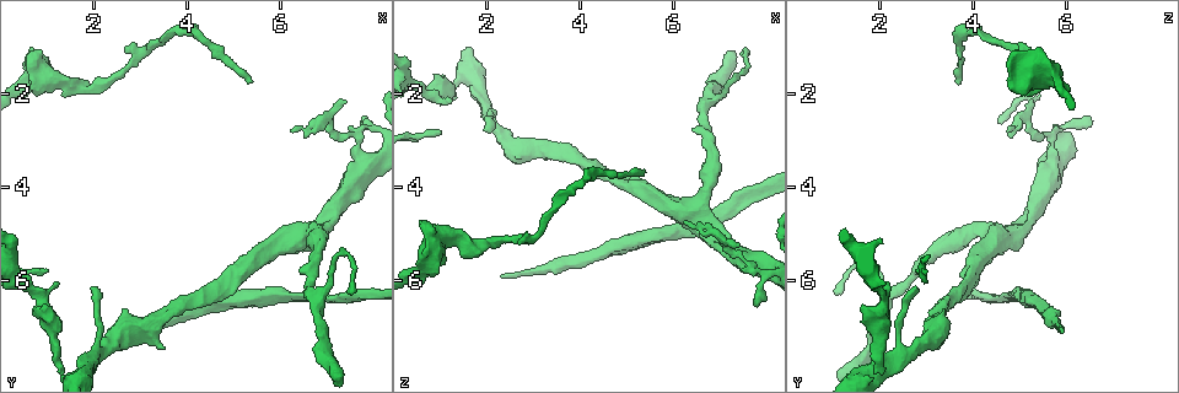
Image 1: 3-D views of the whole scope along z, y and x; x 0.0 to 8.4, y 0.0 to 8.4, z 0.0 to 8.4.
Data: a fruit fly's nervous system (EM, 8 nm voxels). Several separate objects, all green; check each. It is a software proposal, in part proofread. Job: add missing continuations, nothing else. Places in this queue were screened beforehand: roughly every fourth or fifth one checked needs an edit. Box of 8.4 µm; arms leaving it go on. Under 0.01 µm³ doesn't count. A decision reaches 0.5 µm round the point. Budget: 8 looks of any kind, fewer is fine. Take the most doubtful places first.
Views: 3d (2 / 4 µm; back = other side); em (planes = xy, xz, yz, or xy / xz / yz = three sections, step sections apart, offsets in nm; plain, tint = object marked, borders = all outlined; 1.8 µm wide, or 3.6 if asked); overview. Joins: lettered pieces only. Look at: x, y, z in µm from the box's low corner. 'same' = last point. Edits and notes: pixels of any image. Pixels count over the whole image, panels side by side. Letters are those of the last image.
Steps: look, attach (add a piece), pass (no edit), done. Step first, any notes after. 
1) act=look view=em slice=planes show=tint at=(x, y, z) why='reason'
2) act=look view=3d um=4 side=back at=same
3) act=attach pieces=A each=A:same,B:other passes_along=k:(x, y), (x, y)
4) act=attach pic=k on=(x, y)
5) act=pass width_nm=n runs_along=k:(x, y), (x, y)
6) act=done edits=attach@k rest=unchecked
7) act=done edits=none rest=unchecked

act=look view=em slice=planes show=plain at=(1.15, 6.00, 2.20) why='branch stops here'

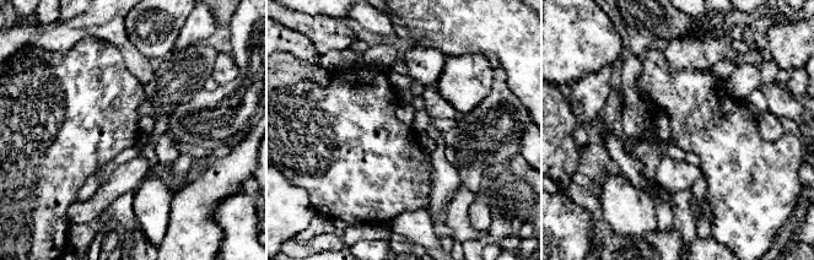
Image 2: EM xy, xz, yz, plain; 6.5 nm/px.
act=look view=em slice=planes show=borders at=same why='see the neighbours'

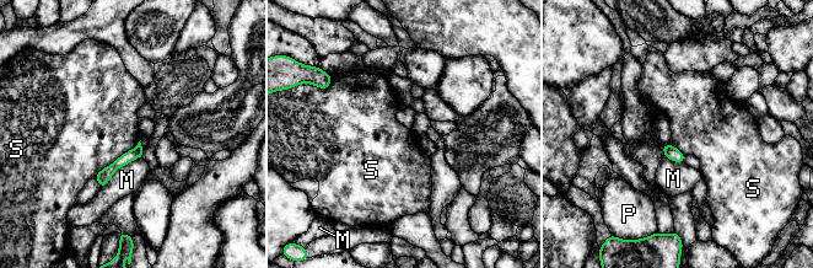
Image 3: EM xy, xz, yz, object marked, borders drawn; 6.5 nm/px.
act=pass each=M:other,P:other,S:other runs_along=3:(139, 149), (118, 162), (102, 183) found='no lettered piece goes on from it'

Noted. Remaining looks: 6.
act=look view=3d um=2 side=back at=(2.35, 7.15, 5.85) why='end of a long branch'

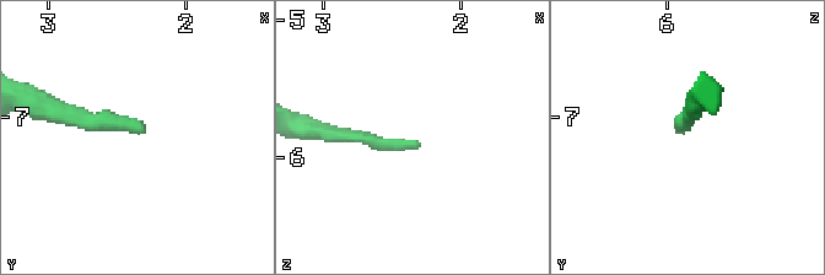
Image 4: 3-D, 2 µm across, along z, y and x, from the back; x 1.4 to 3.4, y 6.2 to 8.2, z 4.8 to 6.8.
act=look view=em slice=planes show=borders at=(2.32, 7.14, 5.88)

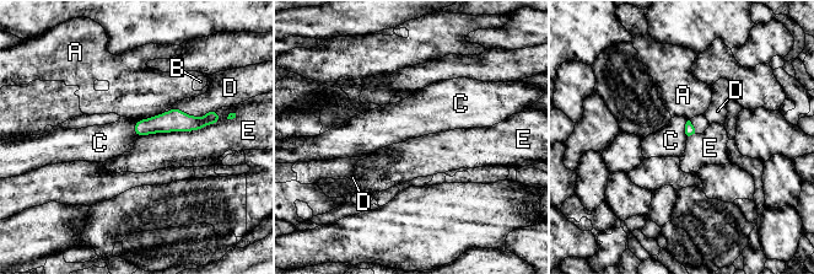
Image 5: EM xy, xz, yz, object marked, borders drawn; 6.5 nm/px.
act=attach pic=5 on=(216, 97) longest_contact=E:550nm each=A:other,B:other,C:other,D:same,E:other found='the neuron continues'

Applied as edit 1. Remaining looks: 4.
act=look view=3d um=4 at=(0.65, 1.20, 4.75) why='stops while still wide'

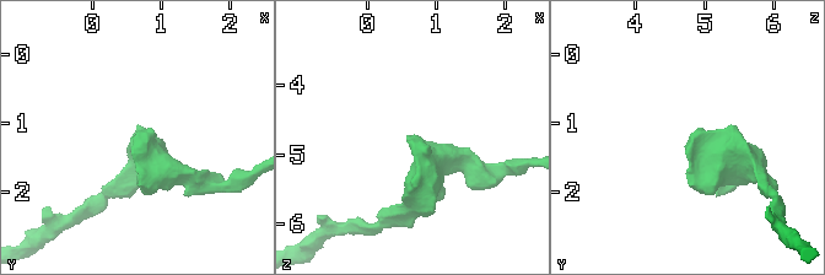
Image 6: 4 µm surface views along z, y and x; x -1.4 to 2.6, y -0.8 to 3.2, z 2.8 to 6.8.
act=look view=em slice=xz step=8 show=tint at=(0.60, 1.15, 4.75)

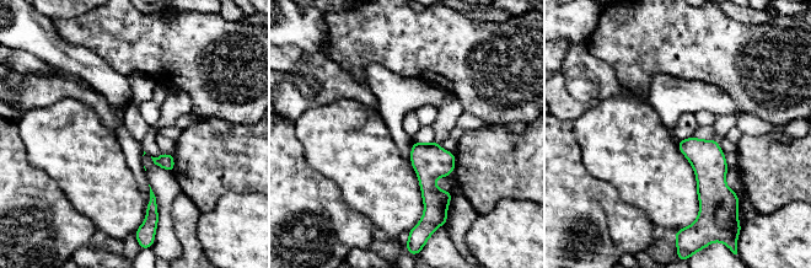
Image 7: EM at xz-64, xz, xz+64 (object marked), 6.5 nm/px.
act=look view=em slice=xz step=8 show=borders at=same why='what lies round it'

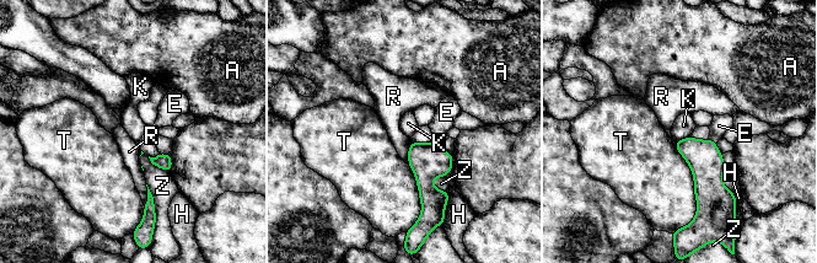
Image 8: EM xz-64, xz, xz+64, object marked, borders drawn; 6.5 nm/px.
act=attach pic=8 on=(719, 125) each=A:other,E:same,H:other,K:other,R:other,T:other,Z:other passes_along=8:(705, 160), (711, 140), (719, 125) found='the neuron continues'

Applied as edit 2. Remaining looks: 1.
act=done edits=attach@5,attach@8 rest=unchecked

